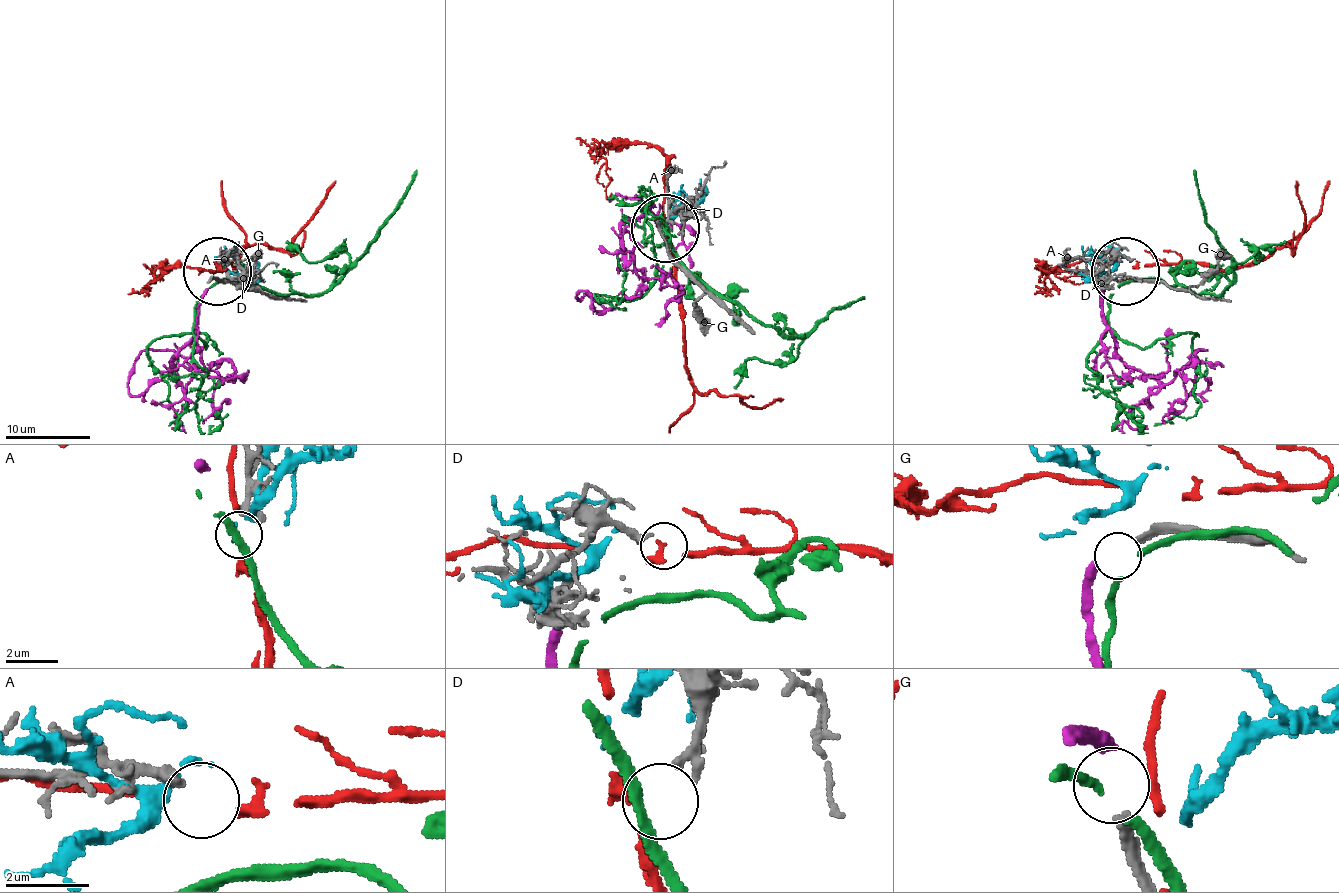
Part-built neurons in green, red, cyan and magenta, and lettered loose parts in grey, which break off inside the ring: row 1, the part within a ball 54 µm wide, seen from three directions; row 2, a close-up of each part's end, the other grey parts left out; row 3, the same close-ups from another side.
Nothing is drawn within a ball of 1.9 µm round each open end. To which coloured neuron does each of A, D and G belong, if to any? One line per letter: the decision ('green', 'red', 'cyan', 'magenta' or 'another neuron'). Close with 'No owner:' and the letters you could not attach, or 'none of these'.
A: another neuron
D: red
G: magenta
No owner: A

